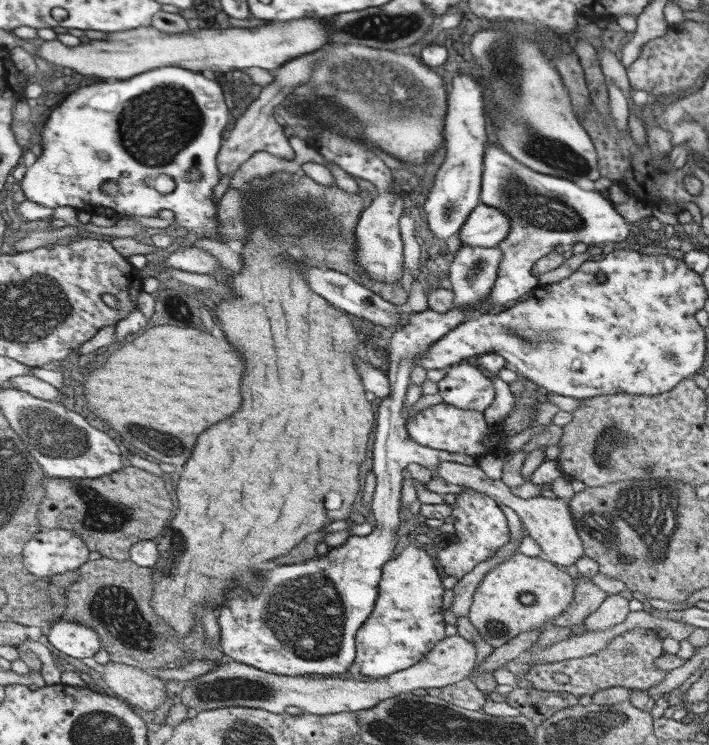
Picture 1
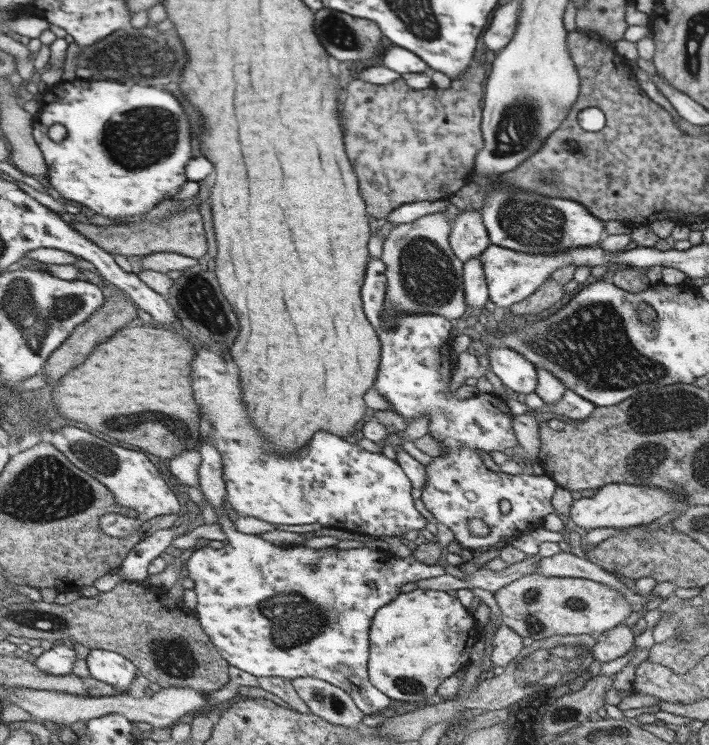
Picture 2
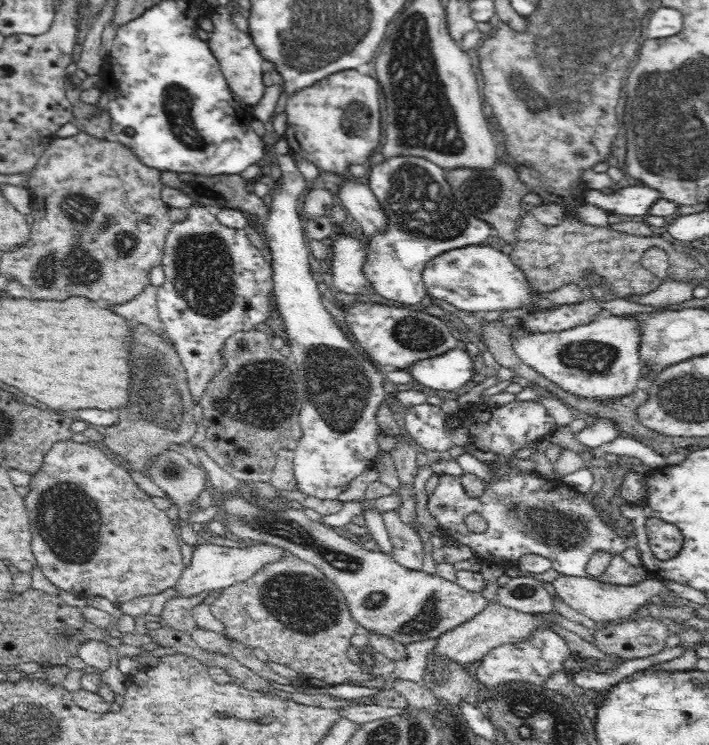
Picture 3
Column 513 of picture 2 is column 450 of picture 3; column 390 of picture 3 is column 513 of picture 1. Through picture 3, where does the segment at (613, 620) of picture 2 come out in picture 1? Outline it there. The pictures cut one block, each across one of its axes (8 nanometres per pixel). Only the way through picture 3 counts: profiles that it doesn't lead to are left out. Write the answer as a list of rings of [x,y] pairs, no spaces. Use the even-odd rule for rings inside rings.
[[[520,552],[510,556],[480,583],[472,598],[466,618],[491,646],[499,647],[518,637],[518,634],[552,623],[573,604],[576,580],[543,557],[530,557]]]

